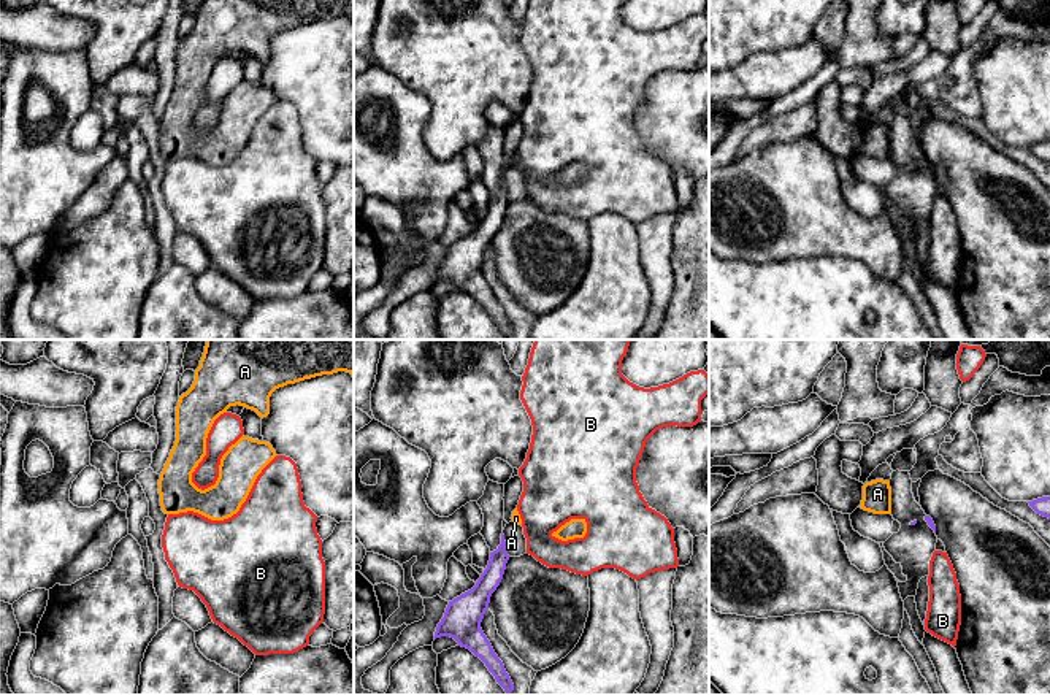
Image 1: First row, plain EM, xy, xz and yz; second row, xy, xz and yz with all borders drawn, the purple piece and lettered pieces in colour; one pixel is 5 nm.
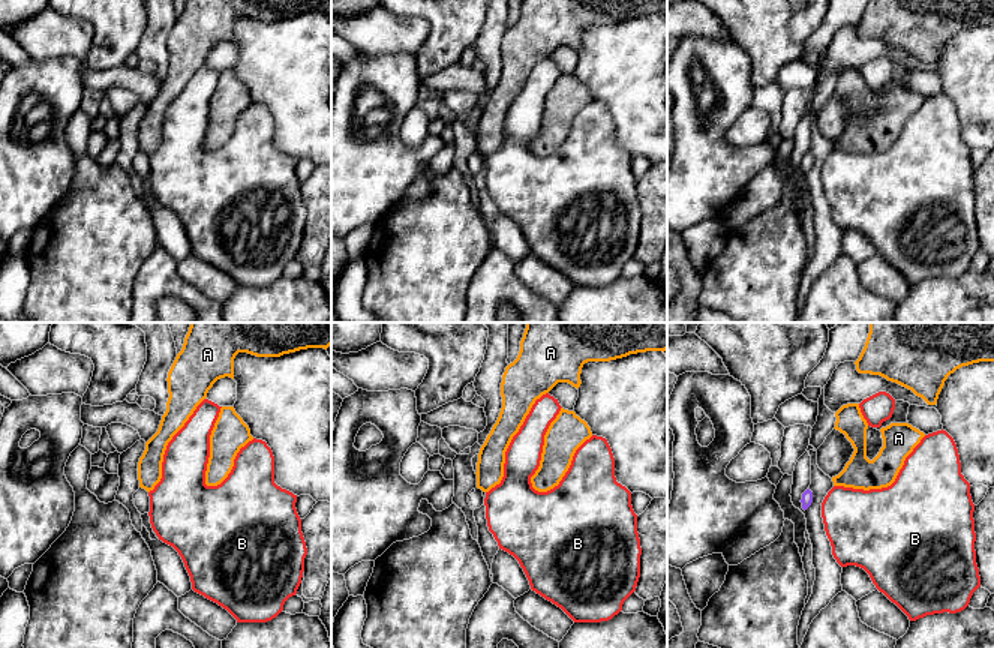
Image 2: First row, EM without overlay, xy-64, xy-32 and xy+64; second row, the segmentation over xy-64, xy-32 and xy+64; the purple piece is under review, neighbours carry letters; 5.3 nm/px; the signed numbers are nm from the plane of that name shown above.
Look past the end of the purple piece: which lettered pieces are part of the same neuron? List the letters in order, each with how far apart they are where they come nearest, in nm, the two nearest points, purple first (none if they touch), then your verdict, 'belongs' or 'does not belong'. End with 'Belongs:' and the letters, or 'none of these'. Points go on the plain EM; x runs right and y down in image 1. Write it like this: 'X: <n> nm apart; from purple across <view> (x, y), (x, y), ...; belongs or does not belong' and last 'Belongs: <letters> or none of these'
A: 90 nm apart; from purple across xz (502, 178), (513, 165); does not belong
B: 100 nm apart; from purple across yz (935, 176), (935, 195); does not belong
Belongs: none of these

